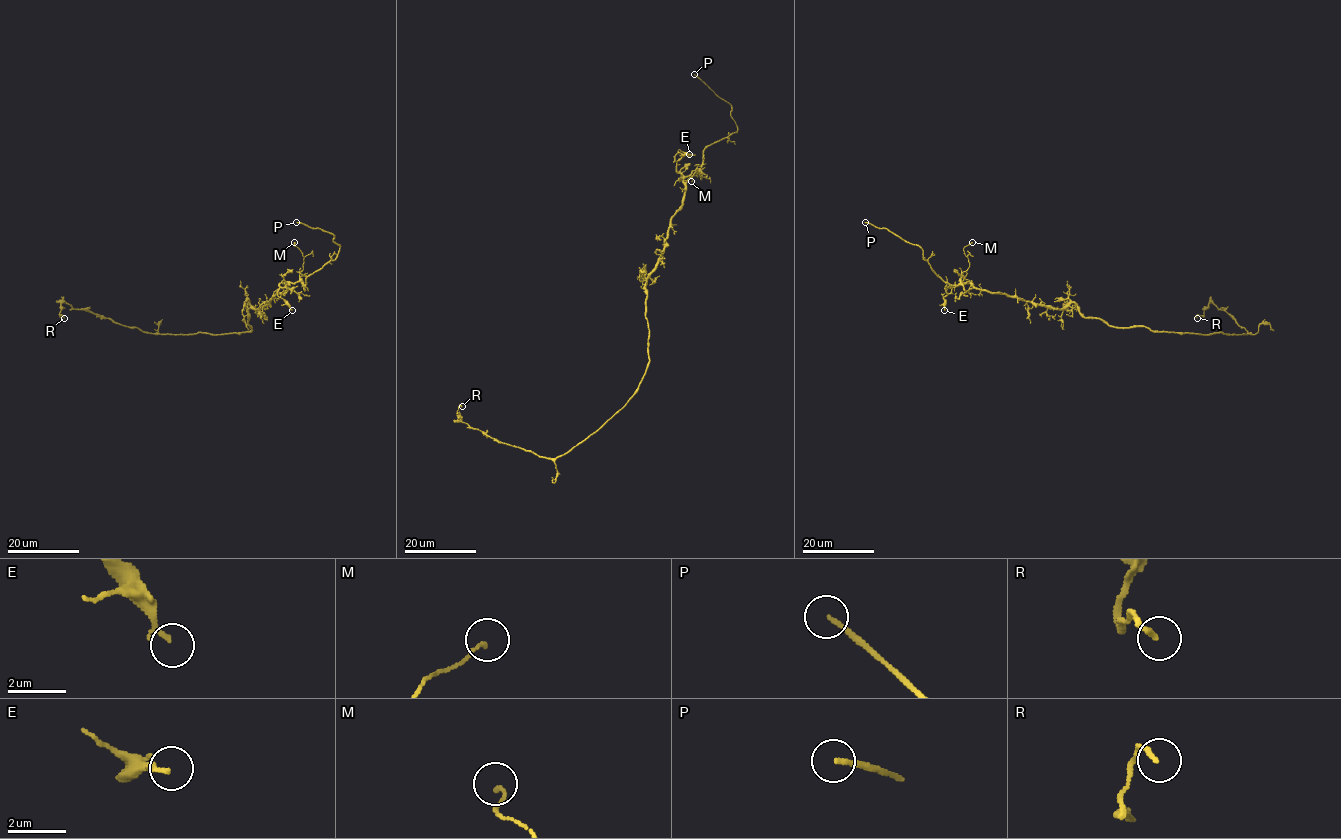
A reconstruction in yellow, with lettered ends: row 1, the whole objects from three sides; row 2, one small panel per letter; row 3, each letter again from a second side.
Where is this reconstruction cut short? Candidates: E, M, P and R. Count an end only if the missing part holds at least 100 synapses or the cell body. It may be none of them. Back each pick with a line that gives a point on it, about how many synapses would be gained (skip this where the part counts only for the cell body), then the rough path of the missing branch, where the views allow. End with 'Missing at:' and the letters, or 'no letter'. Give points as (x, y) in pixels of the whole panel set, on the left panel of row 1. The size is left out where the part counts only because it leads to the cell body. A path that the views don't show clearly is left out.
P: place (296, 222); course (296, 222), (279, 218), (254, 190), (232, 177)
Missing at: P

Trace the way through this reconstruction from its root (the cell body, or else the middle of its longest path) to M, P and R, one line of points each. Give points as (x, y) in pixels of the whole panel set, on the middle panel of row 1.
M: (646, 310), (647, 277), (681, 205), (684, 179), (697, 170), (701, 178), (696, 173), (691, 181)
P: (646, 310), (647, 277), (681, 205), (684, 179), (701, 166), (705, 148), (737, 131), (731, 106), (694, 74)
R: (646, 310), (648, 363), (637, 392), (563, 455), (542, 457), (499, 443), (461, 422), (457, 410), (462, 406)

